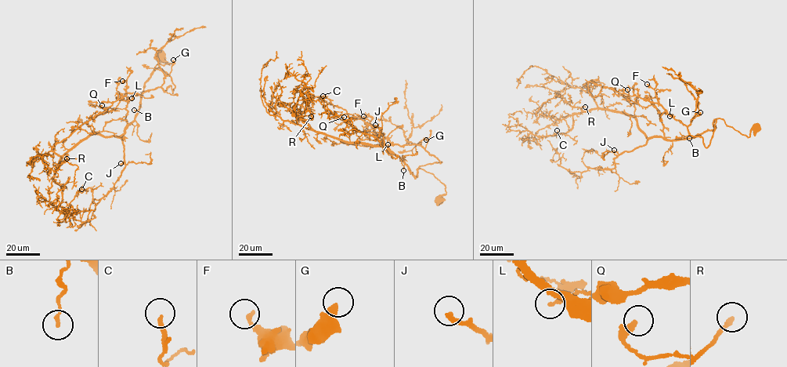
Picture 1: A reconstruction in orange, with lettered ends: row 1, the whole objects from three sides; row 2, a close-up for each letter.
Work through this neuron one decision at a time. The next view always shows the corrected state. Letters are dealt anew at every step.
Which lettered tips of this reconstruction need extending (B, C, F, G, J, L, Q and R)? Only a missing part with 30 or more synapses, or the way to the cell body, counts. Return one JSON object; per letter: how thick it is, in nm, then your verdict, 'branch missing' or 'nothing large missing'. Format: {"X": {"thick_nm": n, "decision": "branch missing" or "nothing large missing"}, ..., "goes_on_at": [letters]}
{"B": {"thick_nm": 180, "decision": "nothing large missing"}, "C": {"thick_nm": 240, "decision": "nothing large missing"}, "F": {"thick_nm": 240, "decision": "nothing large missing"}, "G": {"thick_nm": 400, "decision": "nothing large missing"}, "J": {"thick_nm": 220, "decision": "branch missing"}, "L": {"thick_nm": 180, "decision": "nothing large missing"}, "Q": {"thick_nm": 320, "decision": "nothing large missing"}, "R": {"thick_nm": 240, "decision": "branch missing"}, "goes_on_at": ["J", "R"]}

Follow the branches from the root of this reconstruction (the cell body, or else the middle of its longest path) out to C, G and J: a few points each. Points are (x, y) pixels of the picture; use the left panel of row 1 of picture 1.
C: (161, 54), (171, 63), (156, 65), (124, 132), (90, 135), (62, 157), (53, 179), (61, 207), (81, 189)
G: (161, 54), (171, 63), (153, 70), (171, 77), (173, 92), (161, 85), (173, 59)
J: (161, 54), (171, 63), (157, 64), (146, 82), (138, 111), (122, 136), (125, 161), (120, 163)

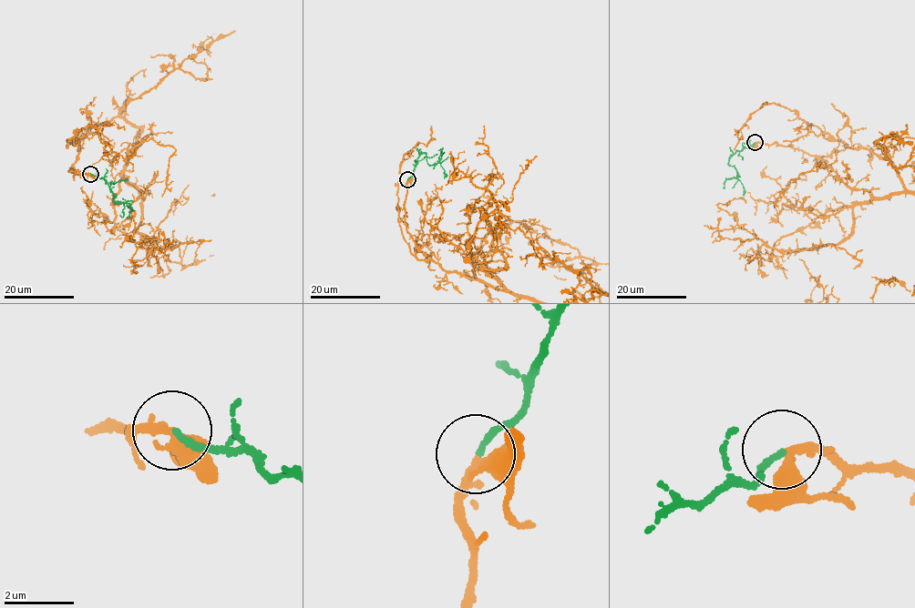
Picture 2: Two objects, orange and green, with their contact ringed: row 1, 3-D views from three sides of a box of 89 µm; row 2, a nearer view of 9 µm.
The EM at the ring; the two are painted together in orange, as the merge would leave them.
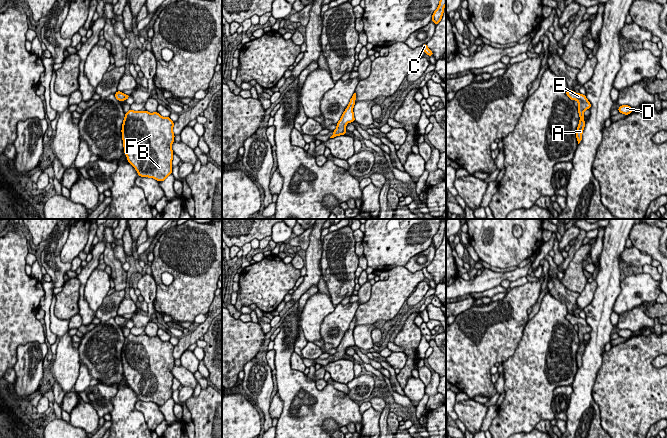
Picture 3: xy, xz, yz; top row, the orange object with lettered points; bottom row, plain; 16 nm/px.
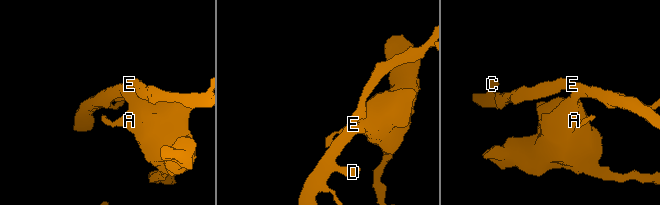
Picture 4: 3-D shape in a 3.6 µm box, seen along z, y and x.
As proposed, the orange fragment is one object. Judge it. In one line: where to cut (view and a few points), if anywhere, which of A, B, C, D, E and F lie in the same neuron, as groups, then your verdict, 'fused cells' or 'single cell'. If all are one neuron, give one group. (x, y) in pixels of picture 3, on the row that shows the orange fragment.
no cut | A B C D E F | single cell

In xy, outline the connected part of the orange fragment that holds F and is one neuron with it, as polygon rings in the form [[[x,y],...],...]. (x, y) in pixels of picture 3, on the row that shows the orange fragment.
[[[129,110],[122,124],[124,153],[141,177],[164,181],[172,174],[174,122],[158,112]]]

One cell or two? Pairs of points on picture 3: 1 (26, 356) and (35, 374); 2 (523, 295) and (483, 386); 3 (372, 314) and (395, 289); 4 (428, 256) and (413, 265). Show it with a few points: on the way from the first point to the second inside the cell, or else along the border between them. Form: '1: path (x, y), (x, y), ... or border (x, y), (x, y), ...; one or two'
1: path (29, 360), (31, 370); one
2: path (515, 318), (483, 350), (483, 363); one
3: path (378, 308), (390, 295); one
4: path (424, 258), (417, 263); one

